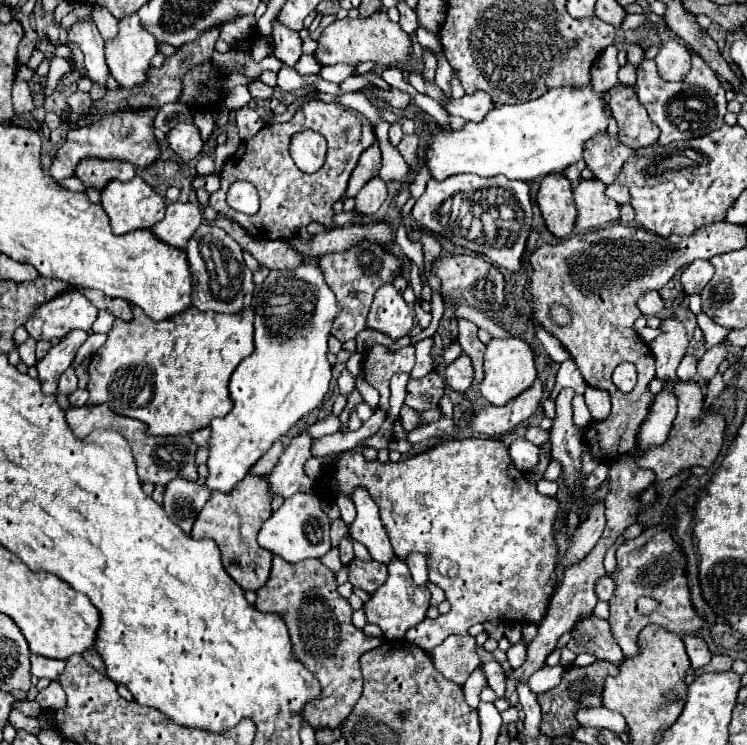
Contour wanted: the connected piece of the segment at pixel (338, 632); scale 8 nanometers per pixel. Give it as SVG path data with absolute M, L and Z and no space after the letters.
M280 557L272 559L272 571L270 571L270 579L264 587L260 587L256 591L258 599L254 603L254 607L258 611L264 613L276 613L284 619L286 627L288 627L288 635L292 641L292 651L296 655L296 659L300 659L300 663L316 675L316 679L320 681L320 689L322 695L316 701L308 701L308 705L304 705L304 717L306 721L314 727L314 729L322 729L322 727L338 727L340 721L344 721L348 717L348 713L352 711L352 707L356 705L356 701L360 699L362 693L362 675L360 675L360 655L378 647L382 643L382 639L378 637L366 637L360 629L356 629L352 625L352 607L348 605L348 601L344 597L338 595L336 591L336 581L334 581L334 573L324 567L318 559L308 559L308 561L300 561L300 563L288 563Z

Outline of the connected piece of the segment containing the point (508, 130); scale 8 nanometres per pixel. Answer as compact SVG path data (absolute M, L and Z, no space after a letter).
M590 85L584 89L550 89L528 103L494 107L480 123L466 123L462 129L454 131L440 129L428 137L418 159L436 181L458 173L476 173L480 177L506 175L508 179L522 181L562 173L568 165L582 159L584 141L606 131L606 105L606 95L592 93Z

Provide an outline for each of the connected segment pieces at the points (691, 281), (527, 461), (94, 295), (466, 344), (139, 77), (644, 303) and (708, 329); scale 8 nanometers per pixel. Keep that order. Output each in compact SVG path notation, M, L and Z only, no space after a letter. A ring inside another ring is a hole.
M692 261L682 273L682 287L688 295L700 293L702 287L712 279L714 265L710 261Z
M526 439L514 441L508 451L510 451L510 459L516 465L516 469L520 469L524 473L530 471L534 465L538 465L538 461L540 461L538 445L534 445L534 443L526 441Z
M76 289L76 291L80 291L84 297L88 297L92 301L92 305L96 305L98 309L106 309L106 311L110 311L114 317L118 317L122 321L128 321L132 317L130 305L124 299L104 297L104 293L94 291L94 289Z
M458 319L458 341L460 341L460 347L472 359L474 381L480 383L484 377L483 357L486 345L480 343L476 331L478 331L478 327L472 321Z
M136 15L118 19L118 35L104 45L106 65L114 79L128 89L144 83L156 45L158 41L146 33Z
M648 291L648 293L644 293L644 295L640 297L640 301L636 301L636 305L638 305L638 309L642 311L642 315L646 315L646 317L656 315L656 313L660 313L660 311L666 307L664 301L660 299L658 291Z
M700 313L700 315L696 315L696 319L698 319L698 327L702 329L702 333L704 333L704 341L706 341L707 348L711 348L712 345L718 345L718 343L722 343L724 341L724 337L728 335L728 331L730 329L726 329L726 327L722 327L722 325L716 325L710 317L706 317L704 313Z

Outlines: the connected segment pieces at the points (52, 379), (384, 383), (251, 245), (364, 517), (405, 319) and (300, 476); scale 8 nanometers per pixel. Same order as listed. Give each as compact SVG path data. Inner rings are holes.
M72 331L70 335L66 335L58 345L54 345L46 355L44 359L40 359L36 363L36 369L38 369L38 381L42 385L42 391L46 395L52 395L58 387L58 379L60 375L70 367L70 363L74 361L76 357L76 351L78 347L86 341L88 333L86 331Z
M376 345L370 349L362 359L364 378L378 393L380 393L380 409L388 411L388 397L390 397L390 377L394 373L412 371L414 367L414 347L404 347L396 353L388 353L386 347Z
M218 213L210 225L222 227L234 241L238 241L238 245L242 245L242 249L250 251L252 257L258 263L266 265L268 269L292 269L302 263L302 257L284 241L254 239L240 225L236 225L236 221L232 221L230 217L224 217L224 213Z
M362 487L354 491L354 505L356 505L358 515L354 523L350 525L350 535L368 549L372 559L388 565L392 561L394 551L390 547L386 529L380 521L378 505L372 501L368 491L364 491Z
M382 285L374 295L366 325L396 341L400 337L406 337L414 327L414 311L406 305L406 301L392 285Z
M302 431L284 449L284 453L280 455L280 461L266 475L272 497L288 499L298 491L312 493L314 481L304 475L304 463L306 463L306 459L312 457L310 445L312 445L312 437L306 431Z

